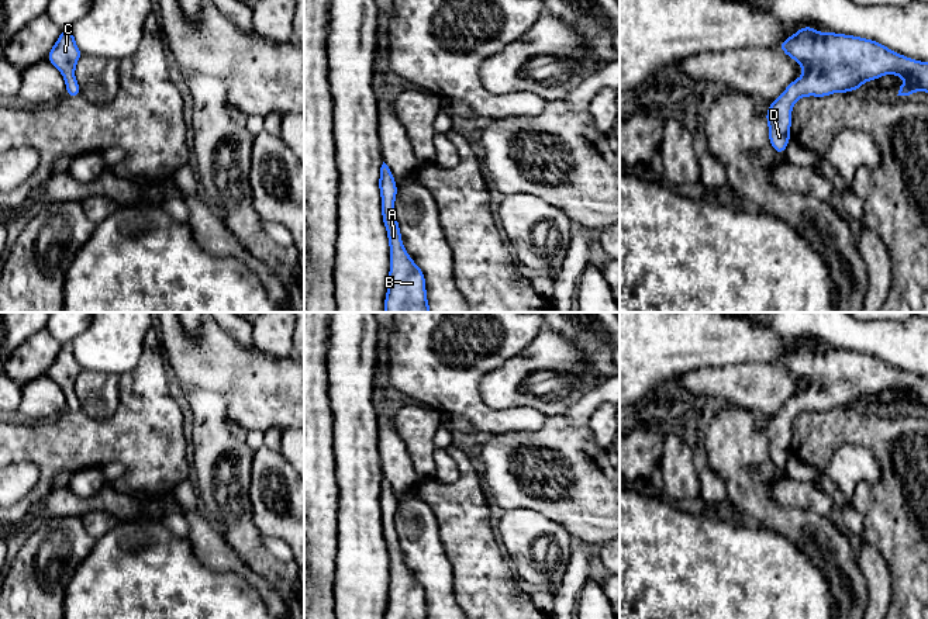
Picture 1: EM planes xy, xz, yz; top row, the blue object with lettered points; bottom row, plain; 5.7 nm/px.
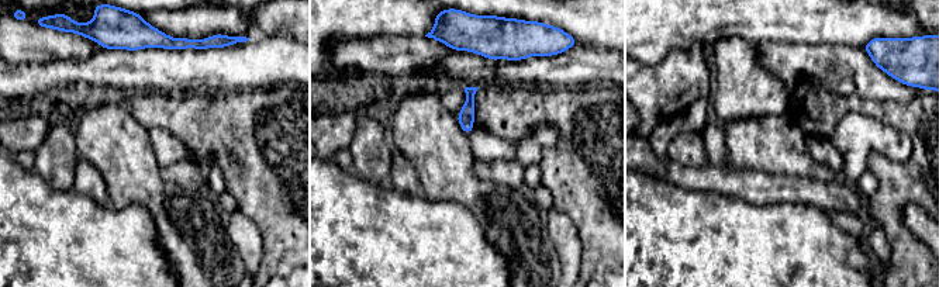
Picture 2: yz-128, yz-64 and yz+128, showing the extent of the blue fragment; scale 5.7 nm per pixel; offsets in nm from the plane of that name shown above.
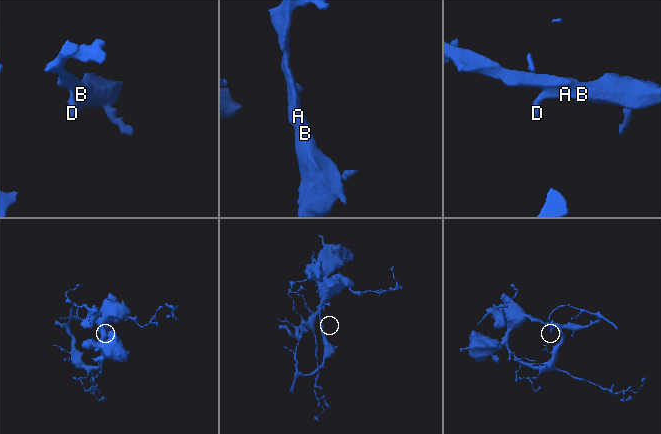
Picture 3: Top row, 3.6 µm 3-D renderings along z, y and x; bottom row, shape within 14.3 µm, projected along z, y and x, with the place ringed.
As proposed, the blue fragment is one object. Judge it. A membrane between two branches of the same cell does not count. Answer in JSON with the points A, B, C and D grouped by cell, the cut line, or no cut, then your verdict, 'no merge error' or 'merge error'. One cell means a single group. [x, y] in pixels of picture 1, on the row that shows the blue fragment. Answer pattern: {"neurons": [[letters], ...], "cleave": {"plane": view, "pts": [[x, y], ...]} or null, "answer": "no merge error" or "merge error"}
{"neurons": [["A", "B", "C", "D"]], "cleave": null, "answer": "no merge error"}

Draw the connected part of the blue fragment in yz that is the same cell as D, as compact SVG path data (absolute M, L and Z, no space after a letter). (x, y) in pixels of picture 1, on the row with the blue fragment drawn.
M803 27L777 48L805 72L789 83L765 114L769 142L777 153L786 152L791 108L800 97L855 91L867 80L877 80L883 75L897 75L905 80L897 96L928 93L928 62L907 58L867 38Z

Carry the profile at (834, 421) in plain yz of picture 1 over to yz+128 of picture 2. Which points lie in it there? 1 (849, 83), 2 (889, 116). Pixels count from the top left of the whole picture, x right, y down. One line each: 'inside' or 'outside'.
1: outside
2: inside

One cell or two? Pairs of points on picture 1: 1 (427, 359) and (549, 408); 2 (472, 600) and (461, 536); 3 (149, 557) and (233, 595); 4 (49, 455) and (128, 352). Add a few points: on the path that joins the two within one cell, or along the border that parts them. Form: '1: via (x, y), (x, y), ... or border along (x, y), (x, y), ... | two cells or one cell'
1: border along (507, 360), (480, 379), (480, 397), (494, 410) | two cells
2: via (472, 584), (472, 552) | one cell
3: via (171, 578), (187, 595), (211, 595) | one cell
4: border along (142, 355), (133, 369), (117, 376) | two cells

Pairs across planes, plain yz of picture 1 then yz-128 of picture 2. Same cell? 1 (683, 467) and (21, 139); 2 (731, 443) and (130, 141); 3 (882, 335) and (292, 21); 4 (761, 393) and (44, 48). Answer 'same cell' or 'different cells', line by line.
1: different cells
2: same cell
3: same cell
4: same cell

